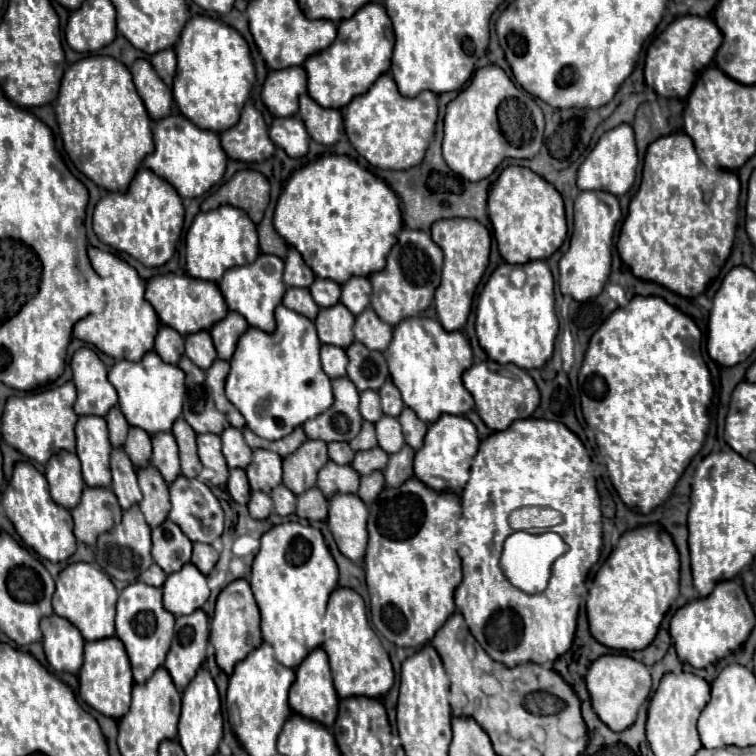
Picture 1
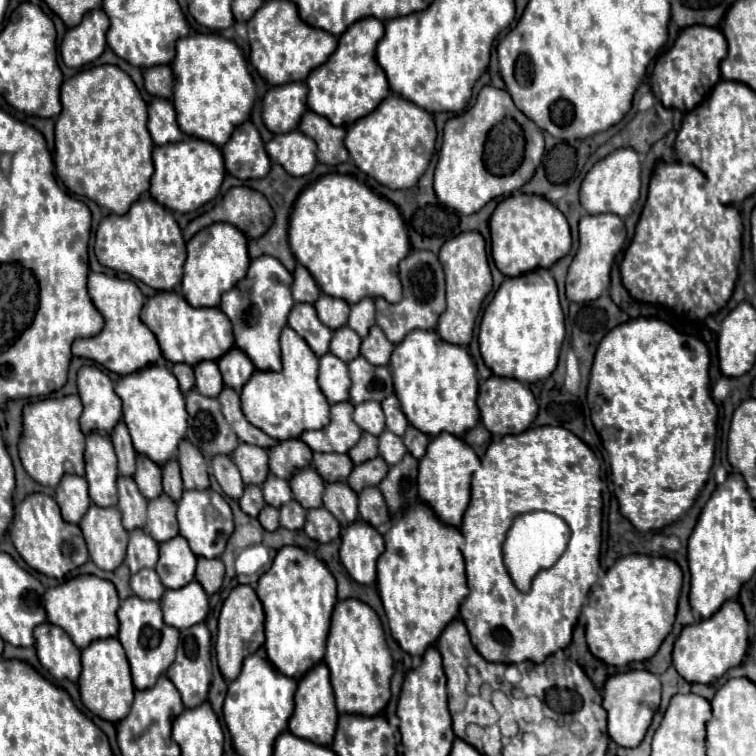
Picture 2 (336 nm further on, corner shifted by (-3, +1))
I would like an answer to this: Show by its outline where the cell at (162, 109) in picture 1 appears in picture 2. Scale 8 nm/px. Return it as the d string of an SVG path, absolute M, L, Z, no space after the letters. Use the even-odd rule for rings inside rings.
M154 99L148 107L148 131L156 145L160 143L178 143L184 139L176 123L176 111L168 99Z

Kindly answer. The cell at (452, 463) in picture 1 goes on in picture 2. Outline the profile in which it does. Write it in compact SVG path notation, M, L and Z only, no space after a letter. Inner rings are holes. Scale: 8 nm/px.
M440 433L430 441L426 455L420 459L417 475L420 501L428 503L428 507L432 507L432 511L436 511L436 515L440 515L444 523L452 523L452 527L460 527L464 511L470 503L470 479L478 467L480 467L480 459L470 445L466 445L462 439L450 433Z

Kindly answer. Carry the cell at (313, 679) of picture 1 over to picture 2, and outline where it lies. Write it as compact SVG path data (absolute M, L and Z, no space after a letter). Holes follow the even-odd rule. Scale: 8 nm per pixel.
M320 663L298 681L296 711L288 723L288 729L294 735L300 735L300 739L308 739L312 743L320 743L320 745L328 747L328 745L332 745L332 739L336 733L336 721L338 721L338 711L336 711L336 703L334 703L334 695L332 695L328 667L324 663Z

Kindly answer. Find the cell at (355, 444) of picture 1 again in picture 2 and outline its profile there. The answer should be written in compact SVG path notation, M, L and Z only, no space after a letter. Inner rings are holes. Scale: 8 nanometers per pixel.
M362 433L360 441L348 451L348 455L350 455L354 465L360 465L360 463L364 463L368 459L378 457L378 439L374 435L370 435L370 433Z

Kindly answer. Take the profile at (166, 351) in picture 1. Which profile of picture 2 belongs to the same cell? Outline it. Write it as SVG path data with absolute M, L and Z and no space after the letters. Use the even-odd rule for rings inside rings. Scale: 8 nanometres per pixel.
M178 363L178 365L172 365L172 373L176 375L176 379L180 383L180 391L184 391L184 393L192 391L192 387L194 387L194 369L192 367Z

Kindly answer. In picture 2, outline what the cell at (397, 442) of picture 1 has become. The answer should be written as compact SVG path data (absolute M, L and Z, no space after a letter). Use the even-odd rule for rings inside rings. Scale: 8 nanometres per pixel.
M386 429L386 431L378 437L378 441L380 441L380 457L382 457L388 465L400 463L400 459L402 459L404 453L406 453L406 447L404 447L402 439L400 439L398 435L394 435L392 431Z

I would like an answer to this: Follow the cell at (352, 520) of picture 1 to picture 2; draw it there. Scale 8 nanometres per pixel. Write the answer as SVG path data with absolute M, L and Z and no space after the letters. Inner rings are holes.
M354 521L342 531L340 561L360 585L376 581L376 559L384 553L382 535L368 523Z

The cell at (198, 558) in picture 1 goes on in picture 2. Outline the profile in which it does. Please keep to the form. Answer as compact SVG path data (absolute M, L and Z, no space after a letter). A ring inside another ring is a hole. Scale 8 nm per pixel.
M198 559L196 581L204 587L208 595L216 593L224 579L224 563L220 559Z

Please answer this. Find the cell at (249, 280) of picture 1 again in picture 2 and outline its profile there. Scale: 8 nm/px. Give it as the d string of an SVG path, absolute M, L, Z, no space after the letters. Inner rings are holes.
M262 255L254 259L248 267L246 277L222 295L220 311L228 315L232 323L232 333L236 339L236 347L244 351L252 363L256 363L258 371L280 371L280 333L288 325L288 311L294 307L292 299L292 275L288 269L270 255Z

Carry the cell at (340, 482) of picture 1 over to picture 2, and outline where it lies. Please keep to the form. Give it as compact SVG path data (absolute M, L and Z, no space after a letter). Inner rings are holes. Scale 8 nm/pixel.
M330 483L324 491L324 507L346 527L358 517L358 495L346 483Z

